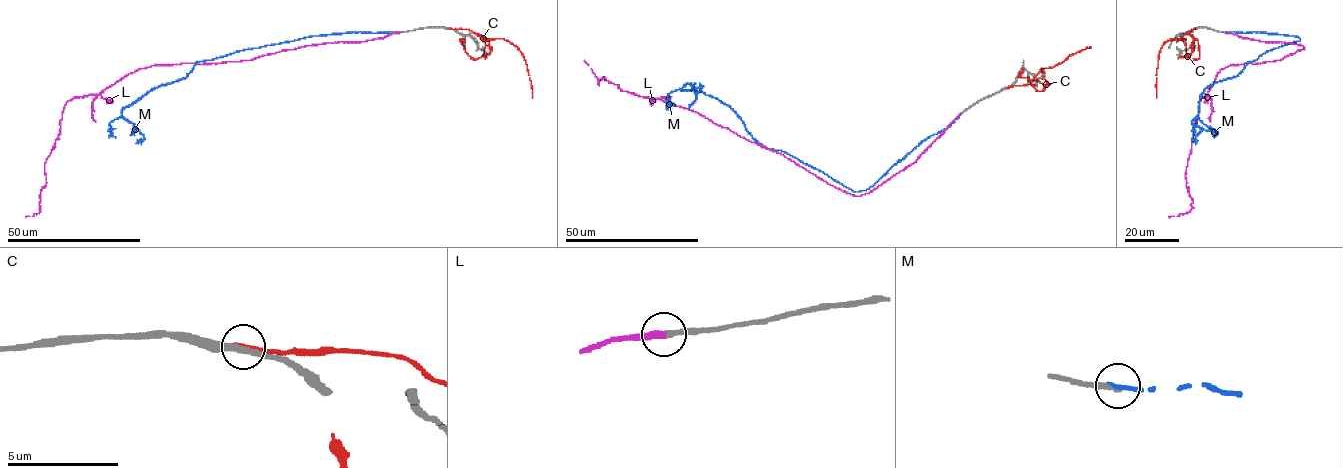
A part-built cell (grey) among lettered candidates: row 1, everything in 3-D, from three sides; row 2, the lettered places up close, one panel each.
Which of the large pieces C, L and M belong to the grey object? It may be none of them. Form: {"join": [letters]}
{"join": ["L"]}

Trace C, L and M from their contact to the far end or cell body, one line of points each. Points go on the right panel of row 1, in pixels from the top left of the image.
C: (1196, 28), (1178, 40), (1172, 38), (1163, 44), (1158, 55), (1156, 97)
L: (1223, 32), (1304, 47), (1280, 60), (1232, 64), (1216, 74), (1200, 99), (1187, 163), (1191, 209), (1169, 217)
M: (1223, 31), (1300, 39), (1267, 51), (1239, 74), (1208, 86), (1192, 122), (1201, 130), (1196, 143)

